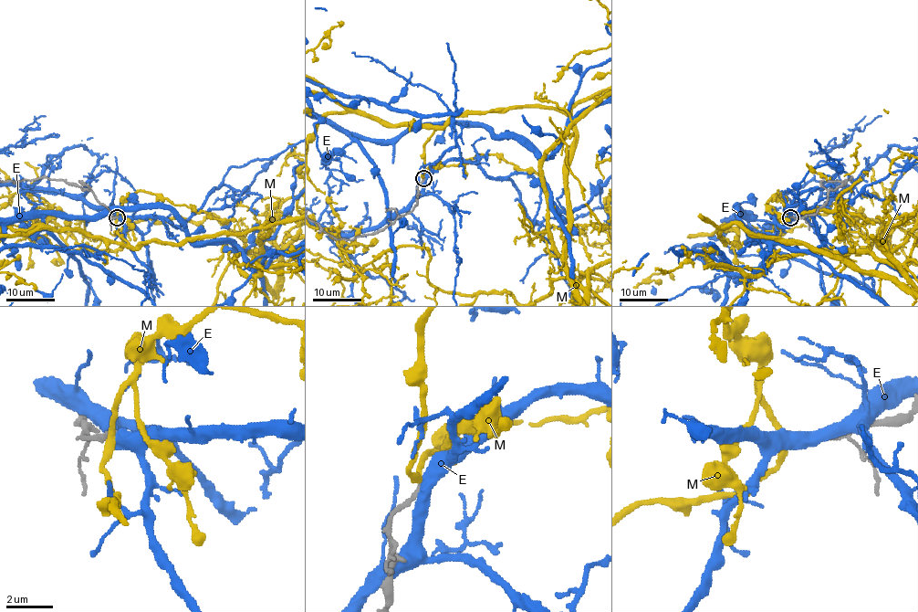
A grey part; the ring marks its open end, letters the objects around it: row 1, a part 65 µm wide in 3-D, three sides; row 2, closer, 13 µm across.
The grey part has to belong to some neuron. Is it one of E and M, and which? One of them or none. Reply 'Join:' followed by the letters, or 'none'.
Join: none

